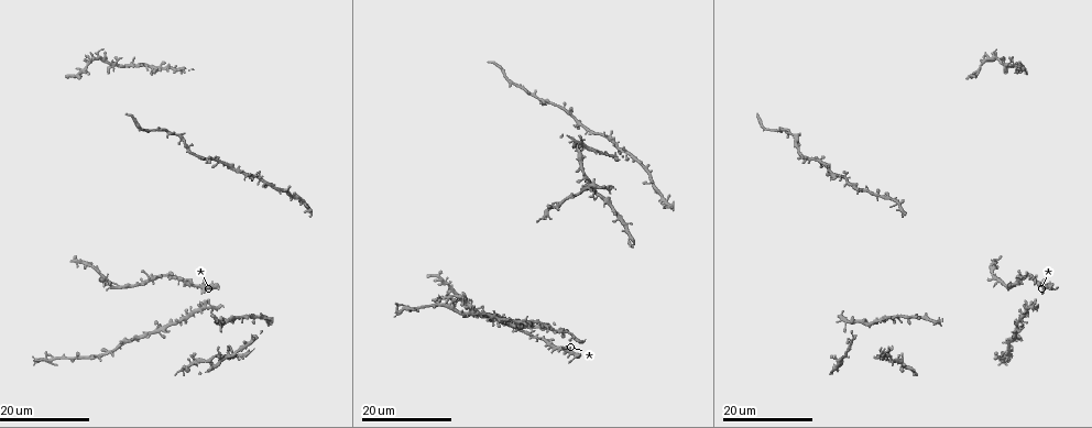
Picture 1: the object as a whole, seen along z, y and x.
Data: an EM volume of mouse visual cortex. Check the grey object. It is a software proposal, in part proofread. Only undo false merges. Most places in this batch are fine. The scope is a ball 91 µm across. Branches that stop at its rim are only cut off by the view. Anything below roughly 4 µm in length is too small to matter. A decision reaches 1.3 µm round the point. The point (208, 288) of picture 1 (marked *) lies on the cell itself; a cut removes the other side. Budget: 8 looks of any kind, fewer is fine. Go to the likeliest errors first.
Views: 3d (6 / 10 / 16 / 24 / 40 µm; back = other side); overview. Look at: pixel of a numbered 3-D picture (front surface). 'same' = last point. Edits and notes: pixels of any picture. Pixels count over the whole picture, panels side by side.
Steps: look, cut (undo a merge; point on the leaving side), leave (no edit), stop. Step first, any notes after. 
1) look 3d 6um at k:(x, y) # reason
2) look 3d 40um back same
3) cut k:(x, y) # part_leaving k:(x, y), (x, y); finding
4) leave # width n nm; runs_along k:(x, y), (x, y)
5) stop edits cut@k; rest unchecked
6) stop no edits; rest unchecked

look 3d 16um at 1:(998, 259) # thick turns thin

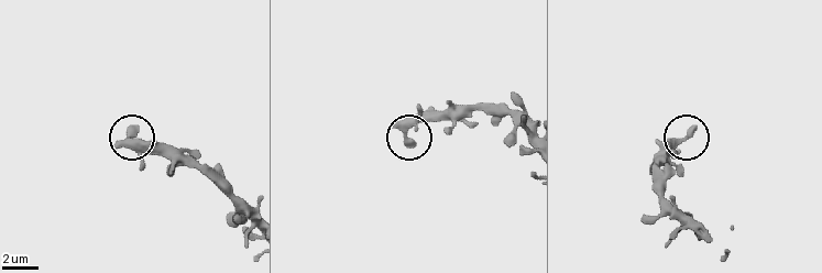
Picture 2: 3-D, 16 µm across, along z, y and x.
look 3d 10um at 2:(410, 139) # closer look

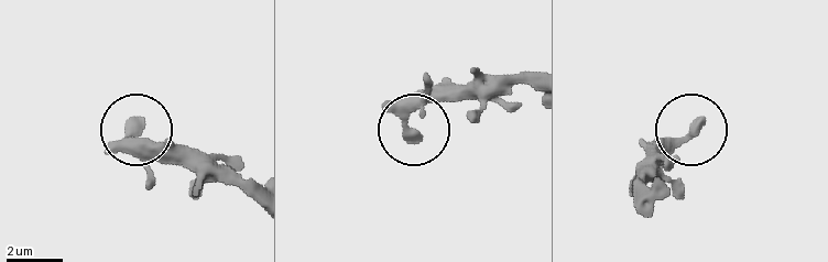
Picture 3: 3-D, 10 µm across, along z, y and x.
leave # all the same cell

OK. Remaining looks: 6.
look 3d 16um at 1:(772, 128) # thin neck

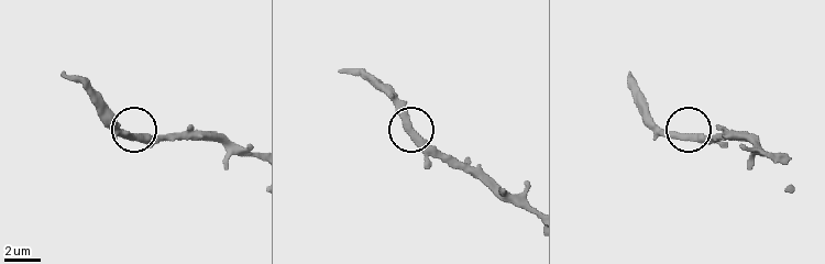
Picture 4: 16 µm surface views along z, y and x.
look 3d 10um at 4:(680, 138)

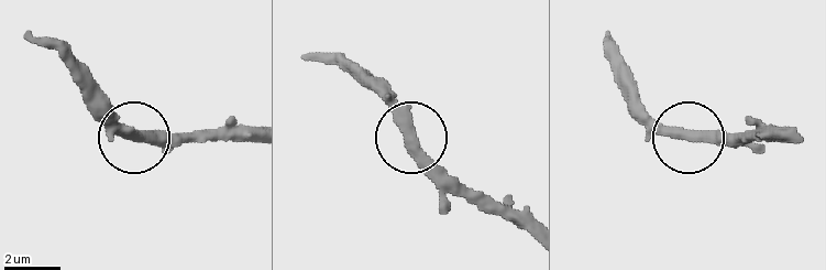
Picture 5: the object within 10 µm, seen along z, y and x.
leave # all the same cell

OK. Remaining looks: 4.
look 3d 16um at 1:(612, 206) # sudden change in width

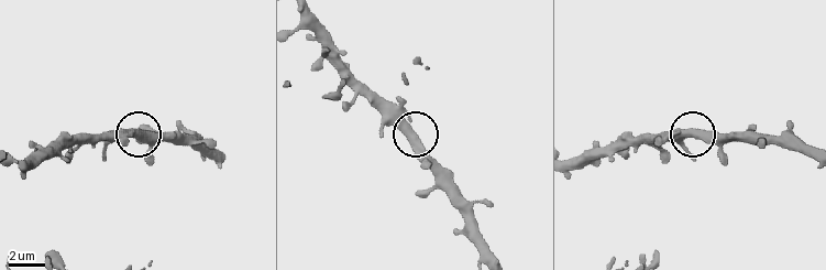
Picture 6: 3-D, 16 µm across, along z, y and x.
look 3d 6um at 6:(694, 132)

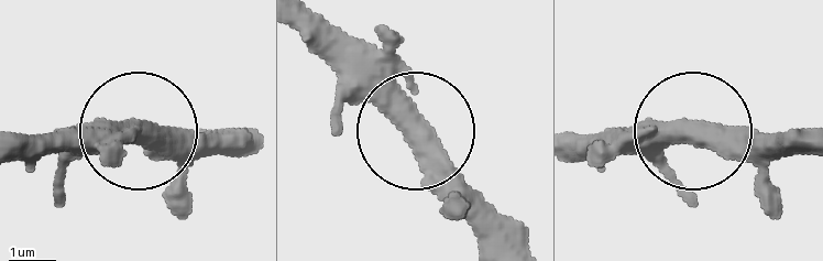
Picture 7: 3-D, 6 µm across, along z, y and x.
leave # one cell here

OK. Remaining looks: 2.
look 3d 24um at 1:(189, 144)

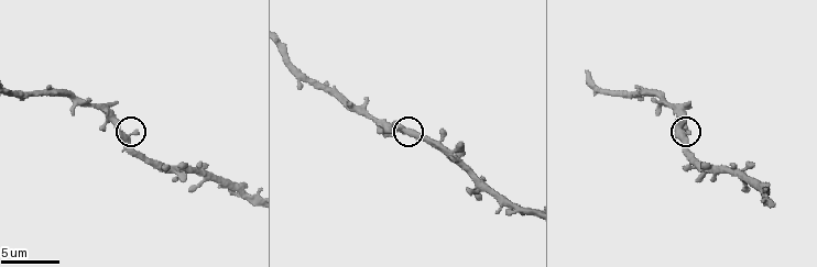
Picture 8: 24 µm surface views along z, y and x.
look 3d 10um at 8:(121, 134) # closer look

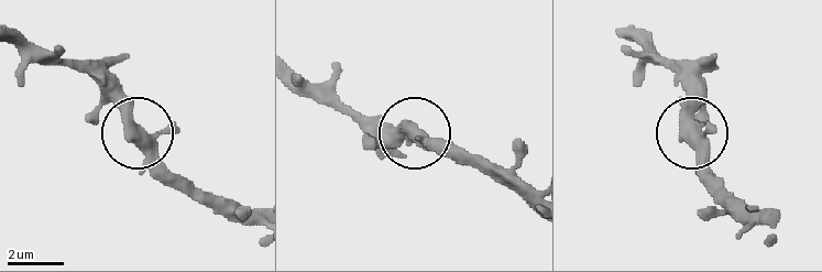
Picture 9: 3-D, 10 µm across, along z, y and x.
leave # arms 3; all the same cell

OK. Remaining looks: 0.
stop no edits; rest unchecked

